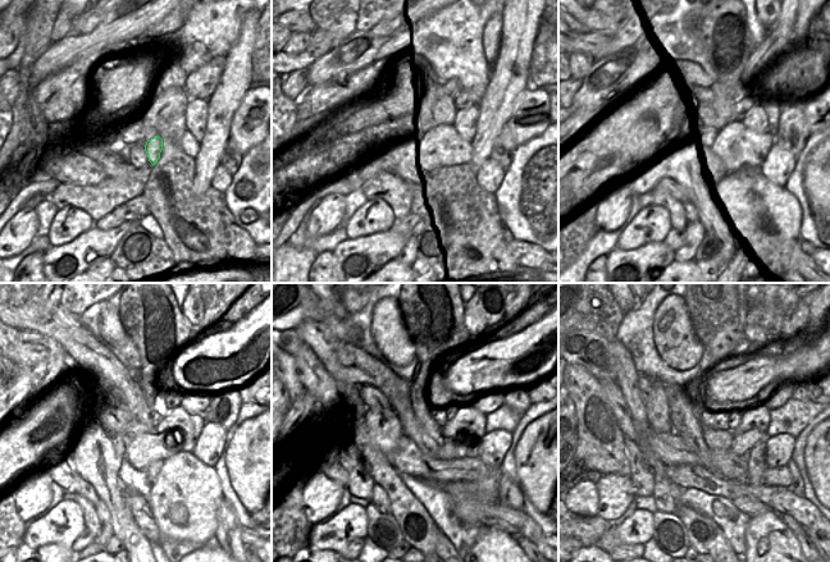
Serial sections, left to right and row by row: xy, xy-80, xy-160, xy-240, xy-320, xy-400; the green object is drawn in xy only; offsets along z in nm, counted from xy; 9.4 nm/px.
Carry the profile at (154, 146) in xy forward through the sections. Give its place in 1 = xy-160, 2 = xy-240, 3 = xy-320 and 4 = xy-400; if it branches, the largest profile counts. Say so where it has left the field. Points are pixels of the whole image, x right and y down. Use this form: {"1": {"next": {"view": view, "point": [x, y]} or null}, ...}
{"1": {"next": {"view": "xy-160", "point": [734, 146]}}, "2": {"next": {"view": "xy-240", "point": [178, 430]}}, "3": {"next": {"view": "xy-320", "point": [466, 419]}}, "4": {"next": {"view": "xy-400", "point": [756, 416]}}}

